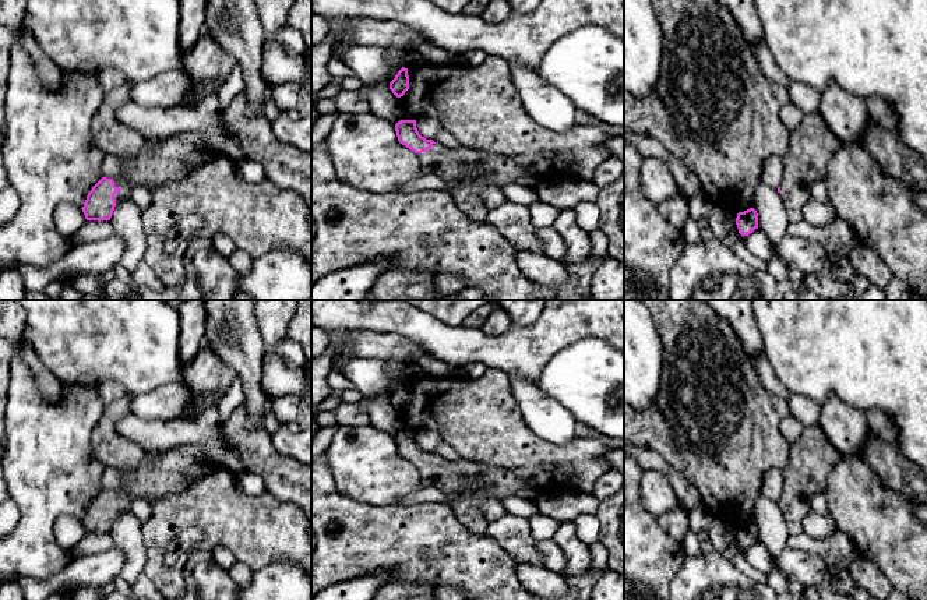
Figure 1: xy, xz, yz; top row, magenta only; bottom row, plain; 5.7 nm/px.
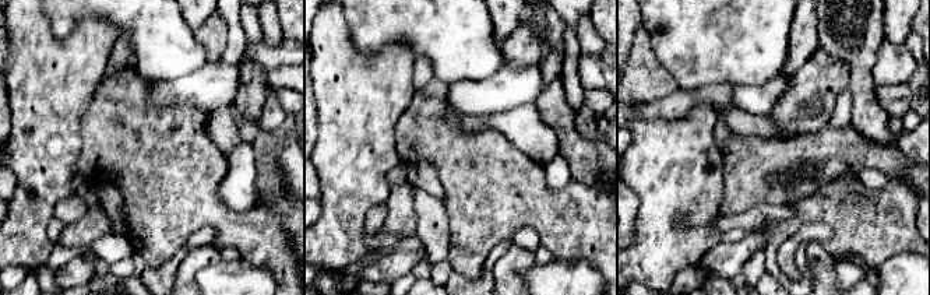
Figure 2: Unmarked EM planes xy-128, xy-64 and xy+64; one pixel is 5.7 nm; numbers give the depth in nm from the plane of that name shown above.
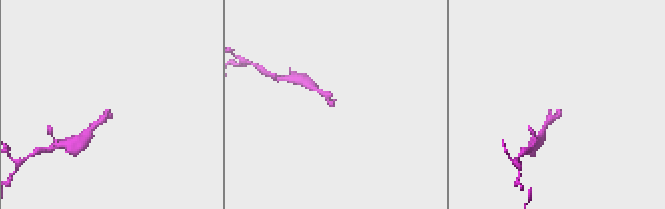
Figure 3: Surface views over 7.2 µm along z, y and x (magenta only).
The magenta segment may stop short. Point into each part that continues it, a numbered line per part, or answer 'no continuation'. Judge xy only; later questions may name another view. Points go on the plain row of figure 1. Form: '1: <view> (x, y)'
1: xy (168, 472)

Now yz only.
1: yz (811, 458)

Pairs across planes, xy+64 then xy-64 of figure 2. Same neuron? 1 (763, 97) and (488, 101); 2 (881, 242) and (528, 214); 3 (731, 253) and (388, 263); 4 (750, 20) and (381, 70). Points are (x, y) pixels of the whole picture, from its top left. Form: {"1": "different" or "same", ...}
{"1": "same", "2": "same", "3": "same", "4": "different"}

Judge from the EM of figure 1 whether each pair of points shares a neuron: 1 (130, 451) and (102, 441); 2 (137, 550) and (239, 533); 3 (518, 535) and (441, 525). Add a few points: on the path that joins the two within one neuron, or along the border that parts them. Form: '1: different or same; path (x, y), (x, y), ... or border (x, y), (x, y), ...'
1: same; path (123, 451), (115, 451), (109, 447)
2: different; border (141, 523), (141, 537), (145, 549), (144, 572)
3: different; border (483, 532), (508, 554)

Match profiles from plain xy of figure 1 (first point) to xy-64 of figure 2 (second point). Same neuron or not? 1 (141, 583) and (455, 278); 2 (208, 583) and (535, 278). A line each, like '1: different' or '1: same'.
1: different
2: different

